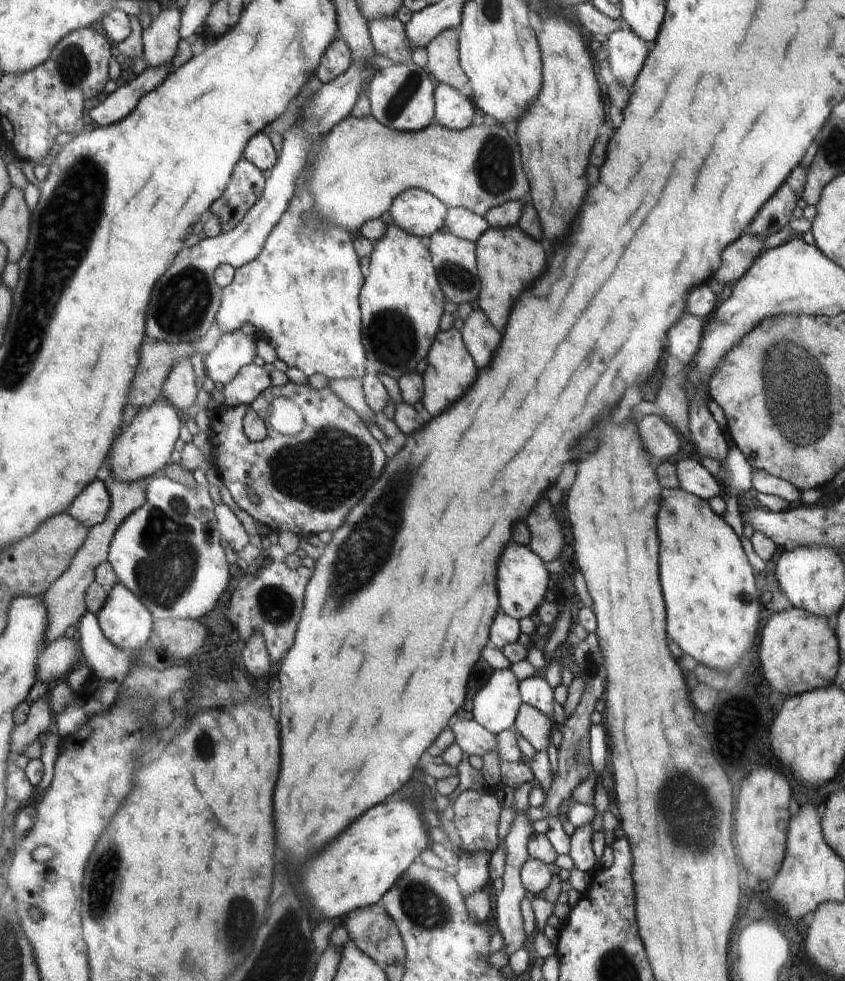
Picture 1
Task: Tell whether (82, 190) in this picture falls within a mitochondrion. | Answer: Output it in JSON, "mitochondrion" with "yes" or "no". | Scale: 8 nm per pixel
{"mitochondrion":"yes"}

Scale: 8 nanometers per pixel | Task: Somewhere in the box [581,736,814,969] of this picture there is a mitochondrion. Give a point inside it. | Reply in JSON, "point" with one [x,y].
{"point":[682,803]}

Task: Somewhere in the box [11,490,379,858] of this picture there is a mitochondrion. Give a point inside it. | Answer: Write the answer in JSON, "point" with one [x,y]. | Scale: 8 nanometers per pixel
{"point":[170,564]}

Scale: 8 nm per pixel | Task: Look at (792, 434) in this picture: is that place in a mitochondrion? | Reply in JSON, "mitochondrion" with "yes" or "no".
{"mitochondrion":"yes"}

